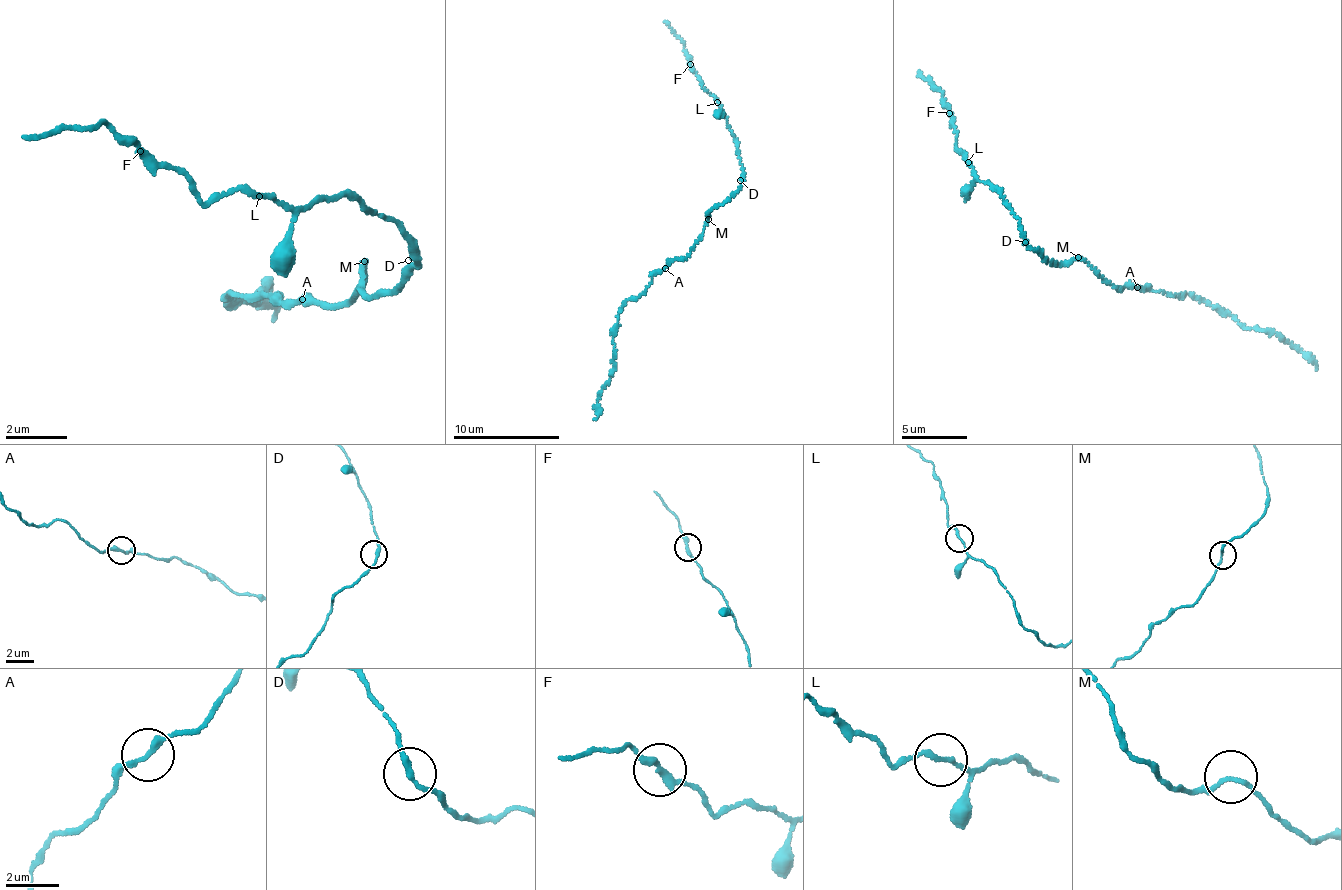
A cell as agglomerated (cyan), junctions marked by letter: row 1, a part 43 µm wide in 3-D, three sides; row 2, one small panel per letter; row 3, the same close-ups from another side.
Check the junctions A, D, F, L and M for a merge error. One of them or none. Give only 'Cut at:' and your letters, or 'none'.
Cut at: A

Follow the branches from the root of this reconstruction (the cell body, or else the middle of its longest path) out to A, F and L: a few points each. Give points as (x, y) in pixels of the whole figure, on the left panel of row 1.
A: (364, 268), (359, 295), (343, 303), (300, 298)
F: (364, 268), (368, 293), (391, 285), (415, 240), (342, 196), (210, 198), (140, 151)
L: (364, 268), (368, 293), (391, 285), (420, 261), (415, 240), (342, 196), (296, 212), (258, 193)

